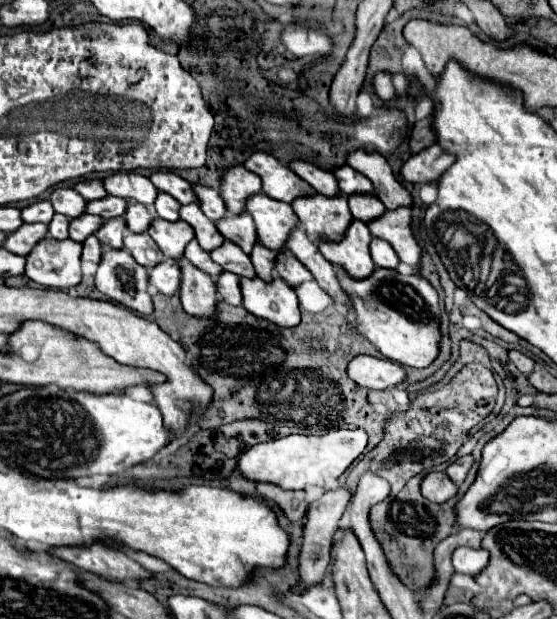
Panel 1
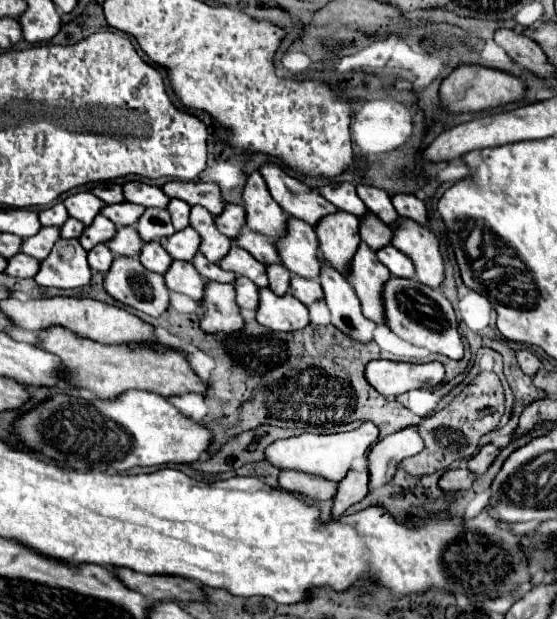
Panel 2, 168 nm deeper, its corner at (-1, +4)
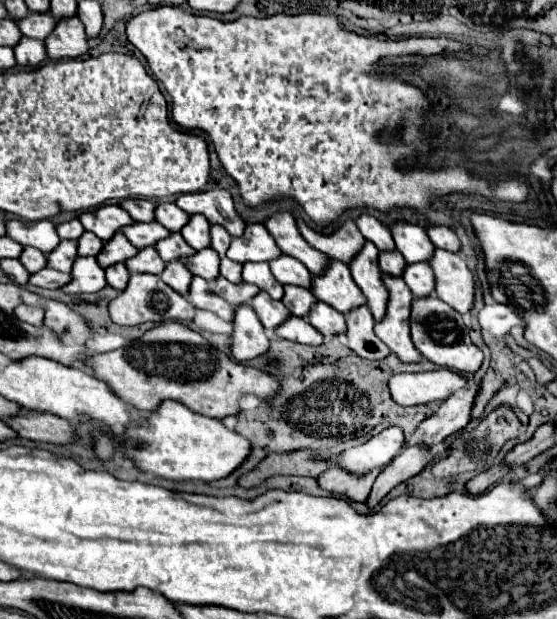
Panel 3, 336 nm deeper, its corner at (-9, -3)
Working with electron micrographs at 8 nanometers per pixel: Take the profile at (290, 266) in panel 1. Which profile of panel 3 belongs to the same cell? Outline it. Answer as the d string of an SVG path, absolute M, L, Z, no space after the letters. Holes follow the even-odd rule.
M316 303L308 315L308 321L312 327L316 327L322 335L340 335L346 333L346 319L344 313L336 311L328 303Z

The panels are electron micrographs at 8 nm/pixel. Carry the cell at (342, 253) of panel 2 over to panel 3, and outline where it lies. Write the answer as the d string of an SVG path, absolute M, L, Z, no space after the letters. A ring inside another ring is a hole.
M366 241L364 249L354 257L350 263L352 277L356 285L368 299L368 309L372 311L374 319L382 319L386 315L386 289L382 287L382 271L378 267L378 249L374 243Z

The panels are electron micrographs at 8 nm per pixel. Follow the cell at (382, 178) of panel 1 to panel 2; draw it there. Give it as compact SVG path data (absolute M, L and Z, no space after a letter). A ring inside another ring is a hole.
M392 194L392 204L400 216L412 218L418 224L426 224L426 208L424 202L414 194Z

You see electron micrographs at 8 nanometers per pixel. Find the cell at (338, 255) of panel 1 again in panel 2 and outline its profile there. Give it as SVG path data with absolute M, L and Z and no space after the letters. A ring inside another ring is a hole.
M360 242L344 276L356 290L364 316L374 322L384 322L382 284L384 280L388 280L390 270L378 262L374 250L366 248L366 244Z

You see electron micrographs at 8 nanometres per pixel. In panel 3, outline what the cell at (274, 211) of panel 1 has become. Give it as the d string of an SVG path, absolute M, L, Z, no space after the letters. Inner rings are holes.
M330 259L330 265L324 271L324 275L312 279L312 293L320 301L326 301L342 313L366 305L366 297L362 295L362 291L358 291L358 285L354 283L350 269L334 259Z

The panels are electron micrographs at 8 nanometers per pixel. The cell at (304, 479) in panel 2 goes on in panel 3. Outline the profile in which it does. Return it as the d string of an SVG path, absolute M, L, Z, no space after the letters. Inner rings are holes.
M332 467L318 477L318 483L332 495L338 495L338 497L346 495L346 499L350 499L350 501L364 503L370 495L370 487L374 485L374 479L378 477L378 471L382 471L382 469L376 467L374 471L368 471L366 475L356 477L356 475L350 475L350 471L342 469L342 467Z

